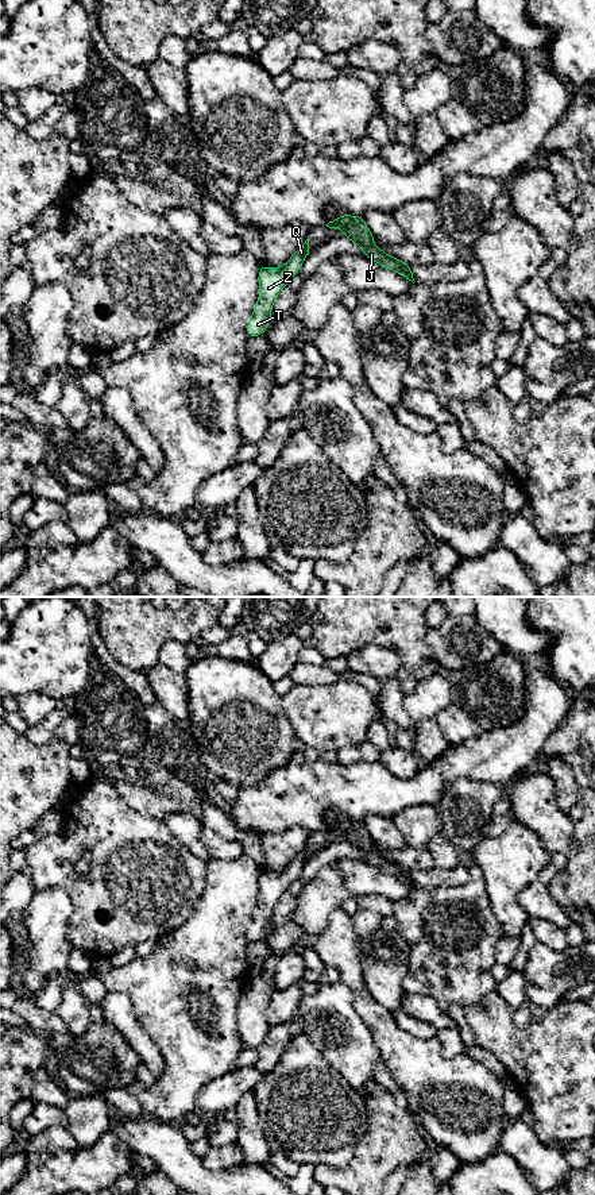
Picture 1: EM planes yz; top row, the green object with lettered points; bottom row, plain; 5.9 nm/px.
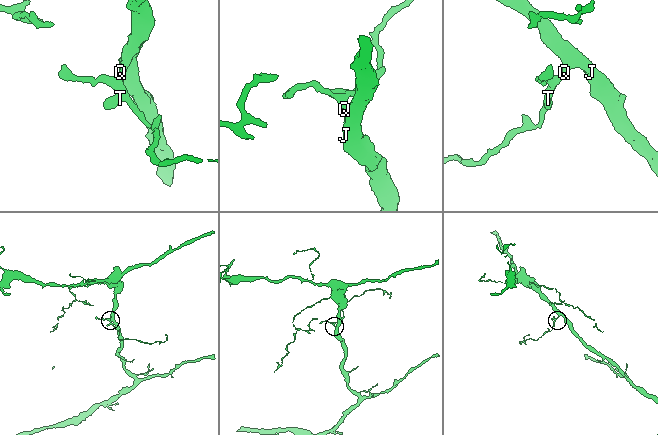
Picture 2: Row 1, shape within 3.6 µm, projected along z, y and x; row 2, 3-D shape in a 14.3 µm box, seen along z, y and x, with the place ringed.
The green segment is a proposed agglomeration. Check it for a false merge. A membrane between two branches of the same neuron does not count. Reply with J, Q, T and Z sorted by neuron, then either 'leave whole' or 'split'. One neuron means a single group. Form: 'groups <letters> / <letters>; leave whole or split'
groups J Q T Z; leave whole

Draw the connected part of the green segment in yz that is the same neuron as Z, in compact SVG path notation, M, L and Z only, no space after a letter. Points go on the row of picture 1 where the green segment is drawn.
M309 236L305 243L279 267L260 266L258 273L259 298L247 323L247 336L254 338L266 332L271 319L271 308L281 290L289 285L294 274L300 271L309 255Z

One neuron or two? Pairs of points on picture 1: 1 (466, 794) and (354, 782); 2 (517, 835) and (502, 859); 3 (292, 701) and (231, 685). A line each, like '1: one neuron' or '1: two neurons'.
1: two neurons
2: one neuron
3: two neurons

